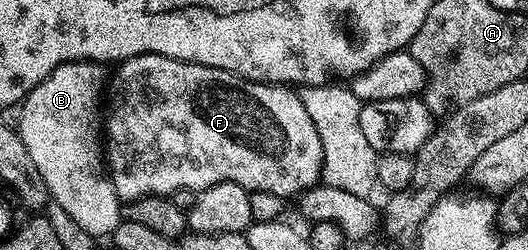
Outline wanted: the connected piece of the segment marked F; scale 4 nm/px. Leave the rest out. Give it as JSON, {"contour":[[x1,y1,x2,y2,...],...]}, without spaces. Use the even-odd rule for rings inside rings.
{"contour":[[160,54,133,56,121,61,117,68,118,73,113,73,108,84,104,159,119,201,145,196,173,197,178,194,174,192,182,191,197,194,220,182,236,182,247,190,268,190,268,194,297,198,321,181,320,134,316,134,302,97,293,87,257,84,212,66,185,64]]}

